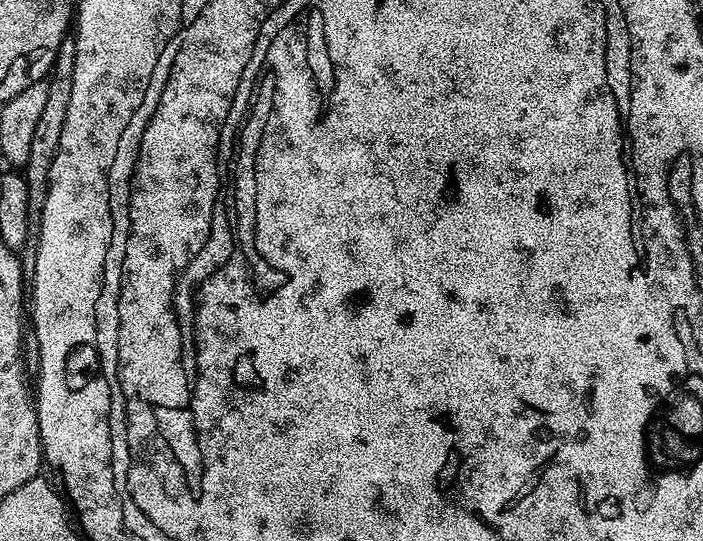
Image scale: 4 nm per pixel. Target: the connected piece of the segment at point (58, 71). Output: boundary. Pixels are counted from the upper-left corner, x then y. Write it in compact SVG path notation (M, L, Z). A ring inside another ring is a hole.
M66 38L56 55L56 61L52 63L51 79L48 80L50 94L46 97L46 107L42 110L38 127L34 130L34 139L30 145L30 158L23 165L22 175L26 178L26 188L30 190L30 226L29 238L19 253L20 266L25 273L36 271L36 255L38 254L38 239L40 235L40 215L46 206L46 194L50 186L50 166L54 166L54 158L58 154L58 142L62 138L62 126L66 126L66 109L70 106L70 90L72 89L72 75L74 74L74 62L76 61L75 39Z

